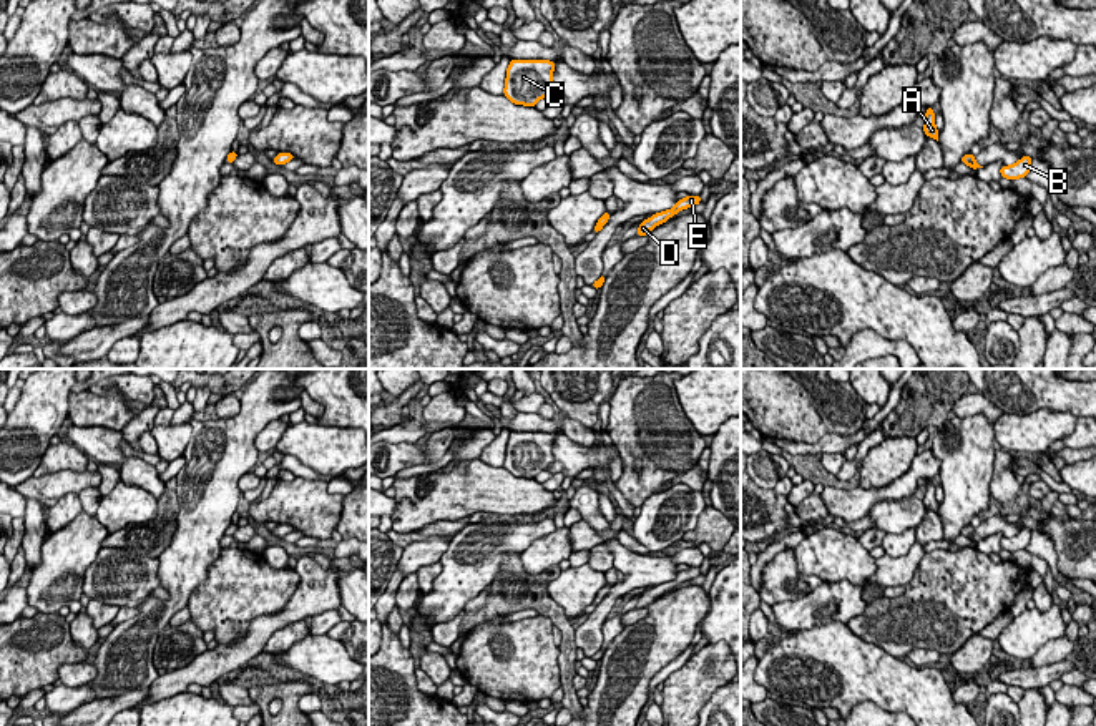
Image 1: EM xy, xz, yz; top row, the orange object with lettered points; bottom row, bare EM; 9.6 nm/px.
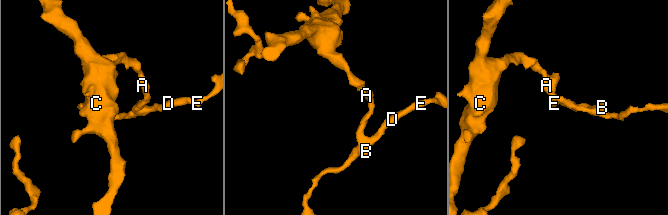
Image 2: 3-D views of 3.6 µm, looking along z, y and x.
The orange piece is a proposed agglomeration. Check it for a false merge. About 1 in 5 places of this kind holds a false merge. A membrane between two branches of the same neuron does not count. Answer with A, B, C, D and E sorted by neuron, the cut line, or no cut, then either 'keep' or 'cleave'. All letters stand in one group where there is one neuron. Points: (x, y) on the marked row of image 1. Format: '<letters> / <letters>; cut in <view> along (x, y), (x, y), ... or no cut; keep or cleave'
A B C D E; no cut; keep

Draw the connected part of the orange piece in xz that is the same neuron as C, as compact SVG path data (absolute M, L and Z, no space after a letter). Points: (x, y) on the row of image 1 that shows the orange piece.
M510 60L503 95L515 105L535 106L553 91L553 70L548 60Z

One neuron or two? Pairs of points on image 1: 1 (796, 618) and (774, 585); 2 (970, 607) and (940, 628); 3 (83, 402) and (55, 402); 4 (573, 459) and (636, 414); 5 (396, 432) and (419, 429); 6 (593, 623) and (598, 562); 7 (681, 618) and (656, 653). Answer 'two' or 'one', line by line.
1: two
2: one
3: two
4: two
5: one
6: two
7: one

